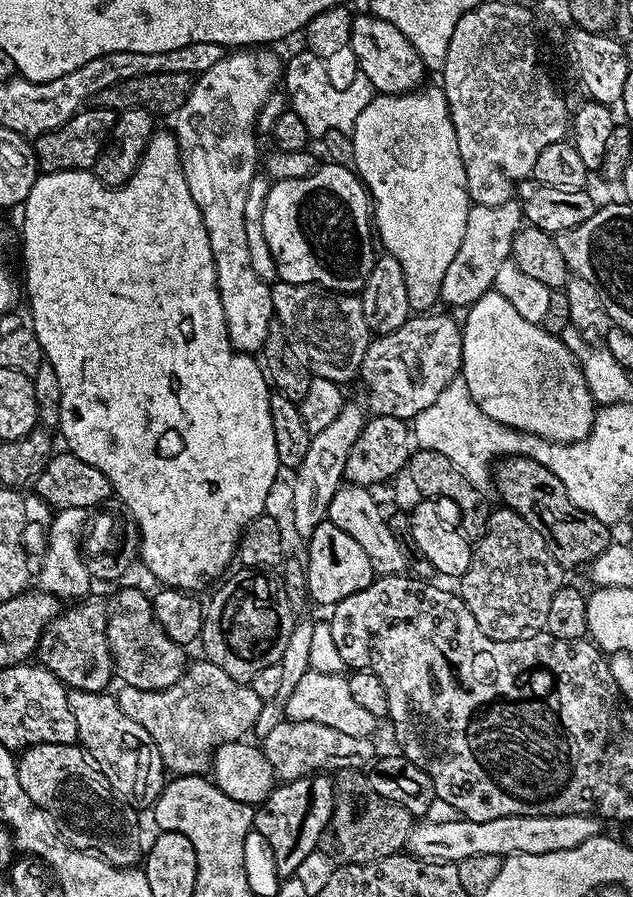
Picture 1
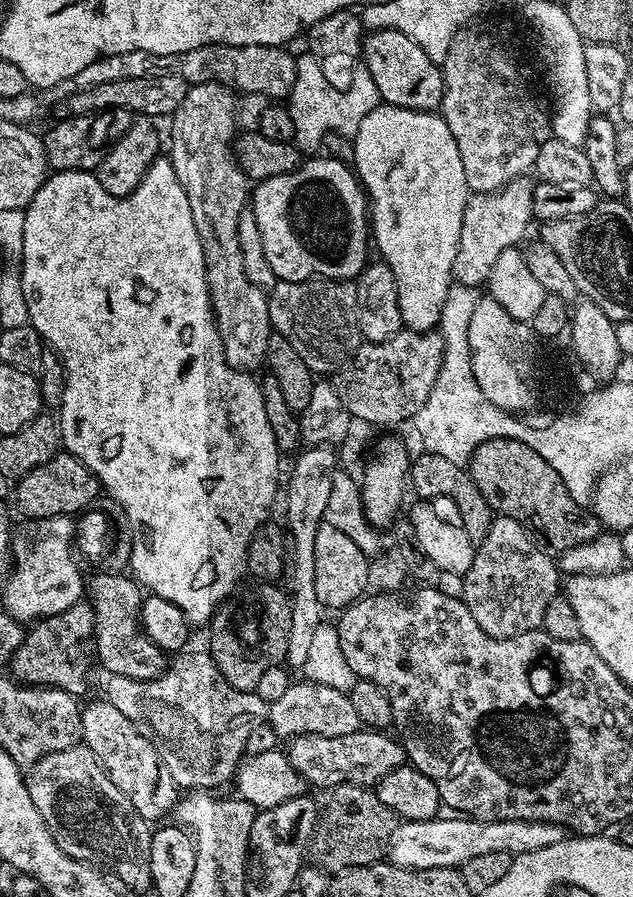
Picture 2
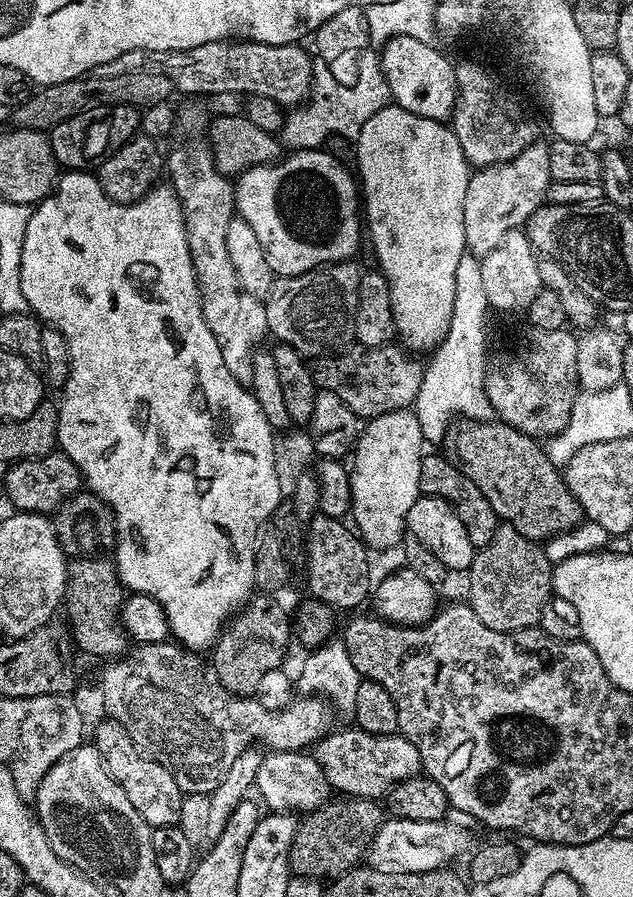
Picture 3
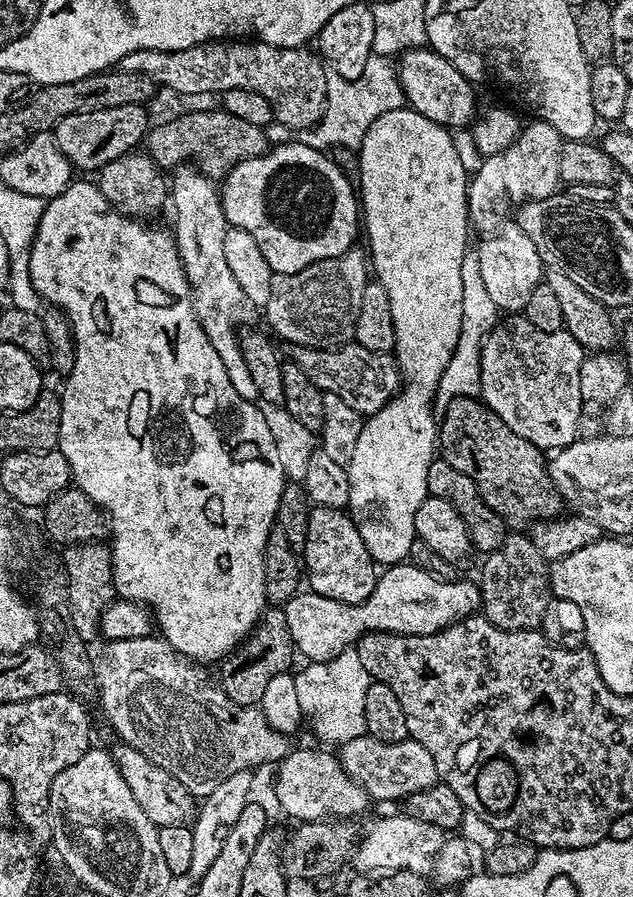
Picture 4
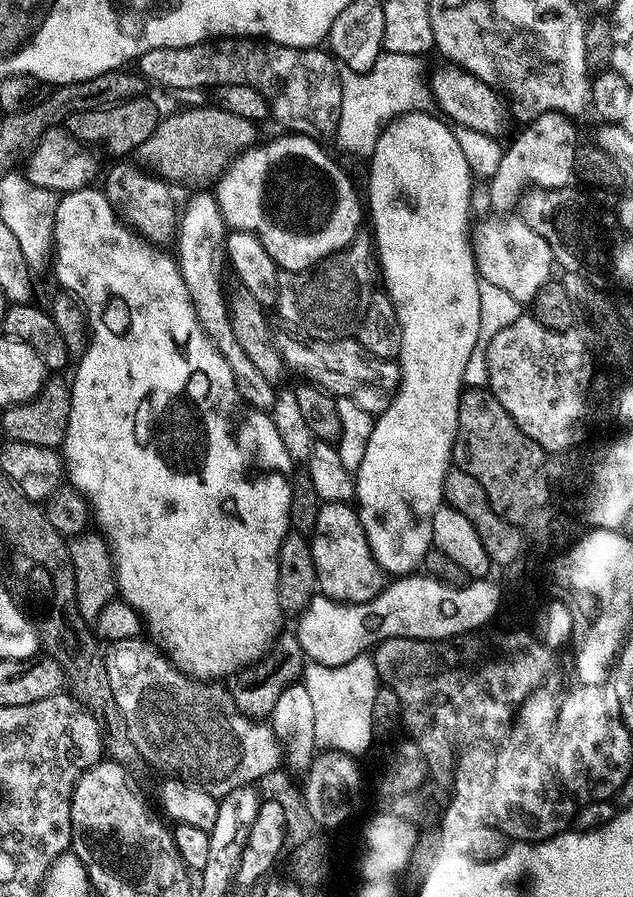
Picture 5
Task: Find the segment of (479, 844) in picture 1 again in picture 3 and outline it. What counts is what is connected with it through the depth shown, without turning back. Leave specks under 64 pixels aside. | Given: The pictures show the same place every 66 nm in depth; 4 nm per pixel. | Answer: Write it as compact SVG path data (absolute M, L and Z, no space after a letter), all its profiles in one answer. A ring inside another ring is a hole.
M385 819L378 834L372 840L370 864L383 872L429 872L451 865L455 856L468 848L468 832L460 824L448 824L447 819L434 822Z

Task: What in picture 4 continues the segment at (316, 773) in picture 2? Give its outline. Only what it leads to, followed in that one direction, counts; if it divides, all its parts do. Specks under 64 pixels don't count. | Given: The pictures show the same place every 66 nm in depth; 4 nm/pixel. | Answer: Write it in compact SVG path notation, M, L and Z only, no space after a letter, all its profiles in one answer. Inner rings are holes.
M375 738L352 740L348 744L339 745L338 759L344 765L345 772L373 801L397 800L400 802L410 794L438 783L434 758L430 758L430 750L426 750L422 742L411 738L391 742L381 742Z

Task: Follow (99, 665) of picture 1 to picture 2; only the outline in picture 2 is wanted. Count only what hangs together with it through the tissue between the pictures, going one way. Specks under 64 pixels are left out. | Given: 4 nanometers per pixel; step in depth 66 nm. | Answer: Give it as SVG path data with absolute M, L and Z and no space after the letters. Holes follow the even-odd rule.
M81 602L70 606L70 610L62 610L58 614L37 620L27 629L22 646L18 646L12 656L10 676L25 686L57 688L80 698L88 688L88 671L91 670L92 664L94 668L94 610L91 603Z

